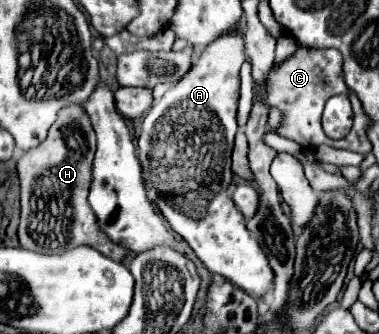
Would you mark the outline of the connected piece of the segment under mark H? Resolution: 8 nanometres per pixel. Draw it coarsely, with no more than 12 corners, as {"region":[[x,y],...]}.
{"region":[[82,106],[58,112],[16,162],[20,246],[128,250],[88,204],[96,134]]}

